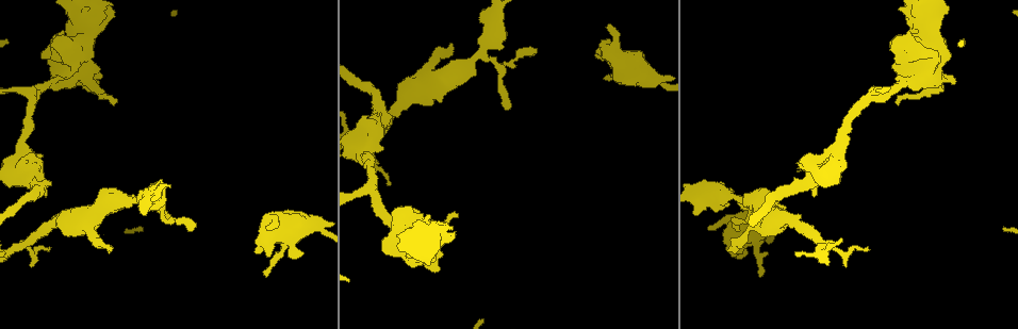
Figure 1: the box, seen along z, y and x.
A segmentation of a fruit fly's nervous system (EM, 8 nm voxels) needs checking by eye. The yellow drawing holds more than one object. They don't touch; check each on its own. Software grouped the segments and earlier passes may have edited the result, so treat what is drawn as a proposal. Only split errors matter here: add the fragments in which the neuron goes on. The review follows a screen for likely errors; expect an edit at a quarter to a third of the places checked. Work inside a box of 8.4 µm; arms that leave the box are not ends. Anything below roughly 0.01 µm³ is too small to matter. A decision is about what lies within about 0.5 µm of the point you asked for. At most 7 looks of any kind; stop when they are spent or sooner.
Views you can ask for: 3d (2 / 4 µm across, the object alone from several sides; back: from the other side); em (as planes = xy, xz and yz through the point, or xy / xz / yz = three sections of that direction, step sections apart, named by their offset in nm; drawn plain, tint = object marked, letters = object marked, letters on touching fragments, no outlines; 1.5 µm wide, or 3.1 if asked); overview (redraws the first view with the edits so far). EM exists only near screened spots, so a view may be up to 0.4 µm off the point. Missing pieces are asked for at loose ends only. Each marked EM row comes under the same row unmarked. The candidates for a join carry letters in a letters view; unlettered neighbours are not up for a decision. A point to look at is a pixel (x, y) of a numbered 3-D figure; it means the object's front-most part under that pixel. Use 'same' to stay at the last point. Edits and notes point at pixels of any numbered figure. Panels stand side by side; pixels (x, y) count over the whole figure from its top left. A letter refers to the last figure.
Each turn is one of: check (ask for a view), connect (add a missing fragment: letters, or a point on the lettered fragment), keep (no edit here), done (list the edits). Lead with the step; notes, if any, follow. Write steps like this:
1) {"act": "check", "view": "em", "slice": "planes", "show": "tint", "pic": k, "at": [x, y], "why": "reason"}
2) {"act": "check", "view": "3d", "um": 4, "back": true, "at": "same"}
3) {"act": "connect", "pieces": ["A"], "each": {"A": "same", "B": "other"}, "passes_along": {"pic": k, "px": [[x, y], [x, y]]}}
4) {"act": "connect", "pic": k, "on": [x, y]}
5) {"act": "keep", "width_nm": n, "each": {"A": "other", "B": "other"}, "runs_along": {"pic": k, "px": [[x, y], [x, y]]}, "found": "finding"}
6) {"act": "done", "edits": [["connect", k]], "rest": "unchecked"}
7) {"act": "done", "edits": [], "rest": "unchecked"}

{"act": "check", "view": "em", "slice": "xy", "step": 8, "show": "letters", "pic": 1, "at": [264, 275], "why": "tapers out"}

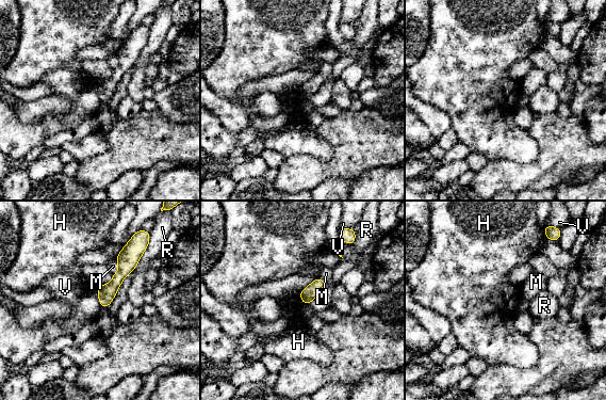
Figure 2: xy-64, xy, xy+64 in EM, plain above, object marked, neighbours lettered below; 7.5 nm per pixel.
{"act": "keep", "longest_contact_nm": ["R", 200], "each": {"H": "other", "M": "other", "R": "other", "V": "other"}, "found": "no lettered fragment goes on from it"}

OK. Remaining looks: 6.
{"act": "check", "view": "em", "slice": "planes", "show": "tint", "pic": 1, "at": [269, 226], "why": "branch stops here"}

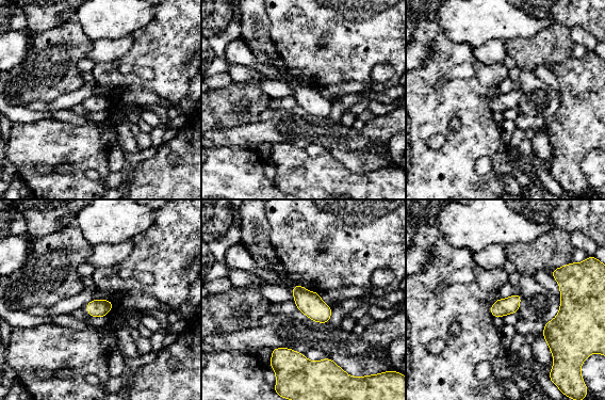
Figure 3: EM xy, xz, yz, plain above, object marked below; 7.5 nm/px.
{"act": "check", "view": "em", "slice": "planes", "show": "letters", "at": "same", "why": "see the neighbours"}

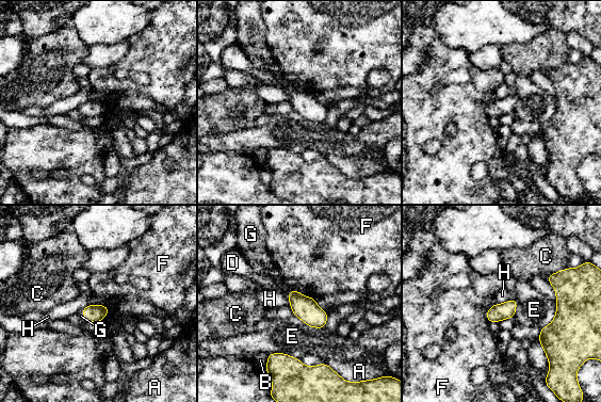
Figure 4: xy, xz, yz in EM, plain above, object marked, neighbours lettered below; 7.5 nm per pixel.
{"act": "connect", "pieces": ["G"], "each": {"A": "other", "B": "other", "C": "other", "D": "other", "E": "other", "F": "other", "G": "same", "H": "other"}, "passes_along": {"pic": 4, "px": [[305, 308], [290, 292], [272, 271]]}, "found": "it goes on there"}

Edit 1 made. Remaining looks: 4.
{"act": "check", "view": "overview", "why": "redraw"}

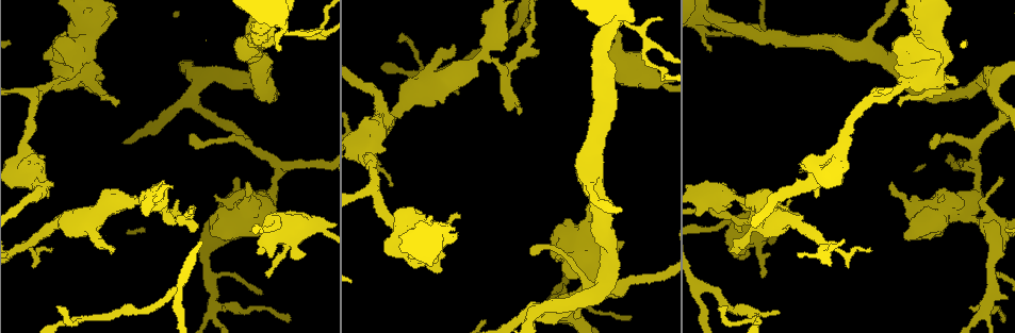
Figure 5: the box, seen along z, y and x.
{"act": "check", "view": "3d", "um": 4, "pic": 5, "at": [896, 40], "why": "free end"}

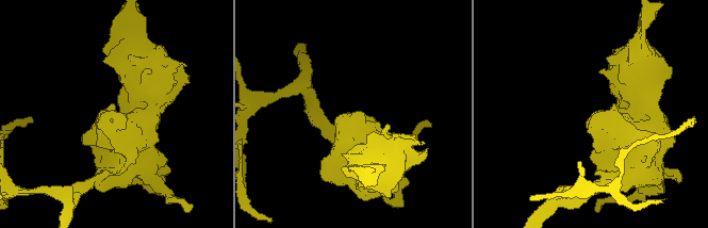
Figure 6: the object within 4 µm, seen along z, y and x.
{"act": "check", "view": "em", "slice": "planes", "show": "letters", "pic": 6, "at": [366, 122], "arm_widths_nm": [220, 440]}

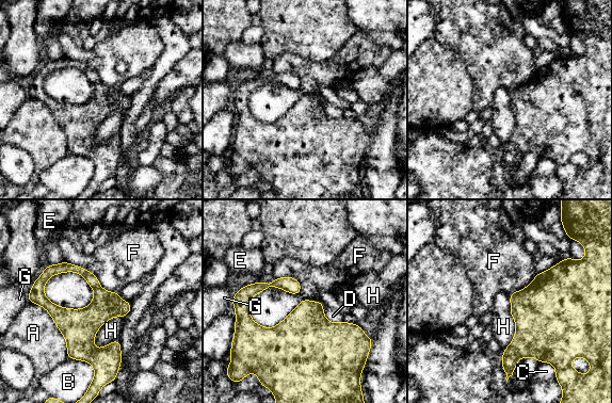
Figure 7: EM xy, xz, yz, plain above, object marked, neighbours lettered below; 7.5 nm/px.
{"act": "keep", "each": {"A": "other", "B": "other", "C": "other", "D": "other", "E": "other", "F": "other", "G": "other", "H": "other"}, "runs_along": {"pic": 7, "px": [[36, 301], [115, 368]]}, "found": "none of them fits"}

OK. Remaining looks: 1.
{"act": "done", "edits": [["connect", 4]], "rest": "unchecked"}

